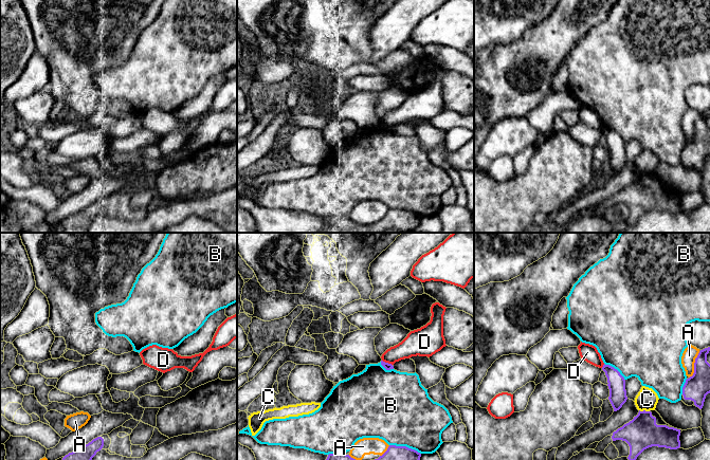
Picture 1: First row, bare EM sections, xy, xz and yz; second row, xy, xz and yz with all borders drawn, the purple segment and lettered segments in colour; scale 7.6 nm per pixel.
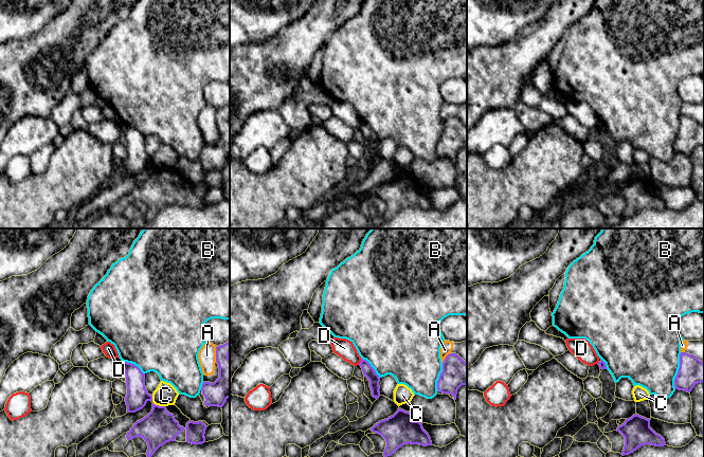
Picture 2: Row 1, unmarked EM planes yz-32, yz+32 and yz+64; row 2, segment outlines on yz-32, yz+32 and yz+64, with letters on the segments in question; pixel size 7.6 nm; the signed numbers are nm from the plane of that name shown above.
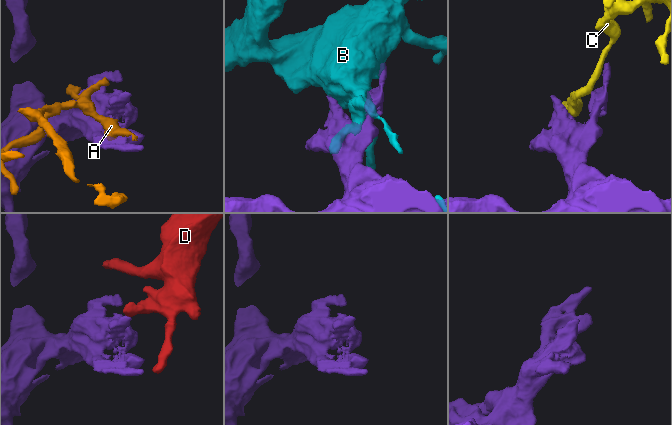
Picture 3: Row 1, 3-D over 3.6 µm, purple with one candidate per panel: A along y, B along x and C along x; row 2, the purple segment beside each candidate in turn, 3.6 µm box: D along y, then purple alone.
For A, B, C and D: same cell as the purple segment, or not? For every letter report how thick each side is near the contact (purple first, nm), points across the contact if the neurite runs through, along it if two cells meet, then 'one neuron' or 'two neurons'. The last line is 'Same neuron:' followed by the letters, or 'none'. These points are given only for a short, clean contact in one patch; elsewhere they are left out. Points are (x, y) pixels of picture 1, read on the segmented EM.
A: calibres 110 and 130 nm; two neurons
B: calibres 110 and 480 nm; two neurons
C: calibres 240 and 160 nm; two neurons
D: calibres 50 and 170 nm; border xz (382, 360), (392, 365); two neurons
Same neuron: none

